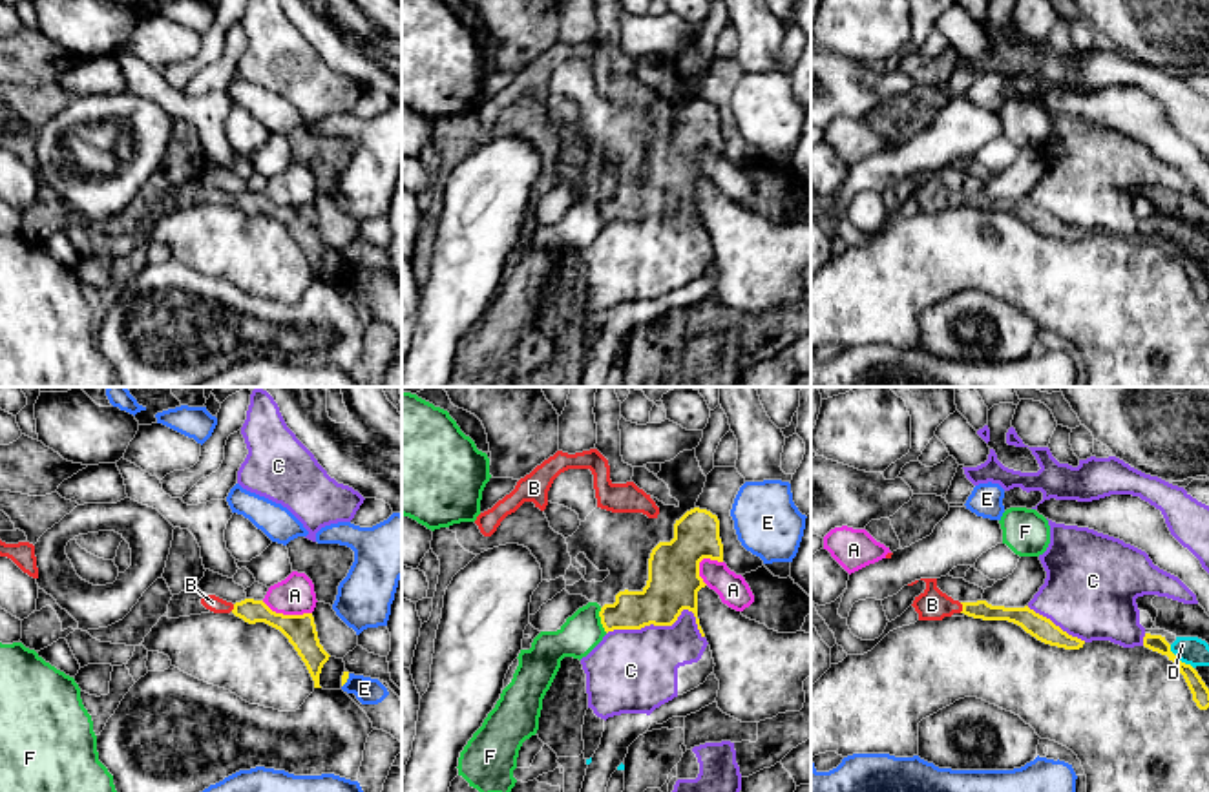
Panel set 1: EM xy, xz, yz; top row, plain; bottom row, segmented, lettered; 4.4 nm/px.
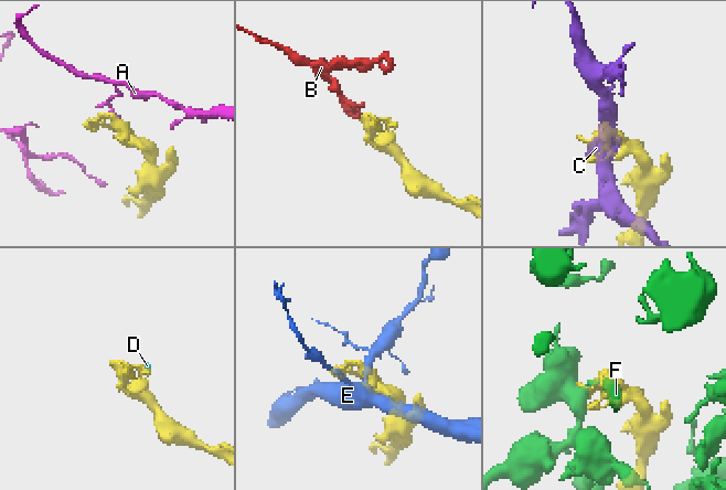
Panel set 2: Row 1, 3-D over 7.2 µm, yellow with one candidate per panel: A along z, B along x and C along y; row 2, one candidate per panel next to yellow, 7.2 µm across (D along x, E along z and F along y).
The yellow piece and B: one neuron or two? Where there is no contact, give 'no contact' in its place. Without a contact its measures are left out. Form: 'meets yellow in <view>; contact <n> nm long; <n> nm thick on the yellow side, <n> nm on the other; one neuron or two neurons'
meets yellow in yz; contact 50 nm long; 80 nm thick on the yellow side, 140 nm on the other; one neuron

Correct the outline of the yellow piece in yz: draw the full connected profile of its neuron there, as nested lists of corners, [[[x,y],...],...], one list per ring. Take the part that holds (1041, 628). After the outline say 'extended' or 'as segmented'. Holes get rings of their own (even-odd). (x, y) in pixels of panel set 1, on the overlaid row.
[[[920,578],[920,580],[926,582],[926,589],[919,597],[915,597],[911,604],[919,613],[919,620],[942,620],[944,617],[951,617],[953,613],[964,613],[968,617],[983,620],[1014,622],[1037,641],[1050,646],[1065,650],[1079,650],[1085,644],[1085,641],[1068,635],[1050,619],[1036,613],[1028,606],[1004,608],[1004,606],[992,606],[986,600],[959,602],[937,588],[937,578]]]; extended

